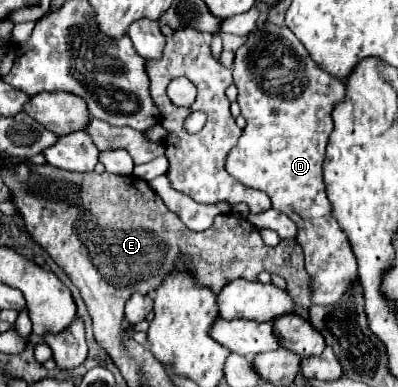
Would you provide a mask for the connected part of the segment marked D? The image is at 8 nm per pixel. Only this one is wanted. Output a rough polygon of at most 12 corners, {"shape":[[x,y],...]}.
{"shape":[[265,21],[237,49],[229,175],[297,225],[313,305],[357,261],[321,165],[341,79]]}

